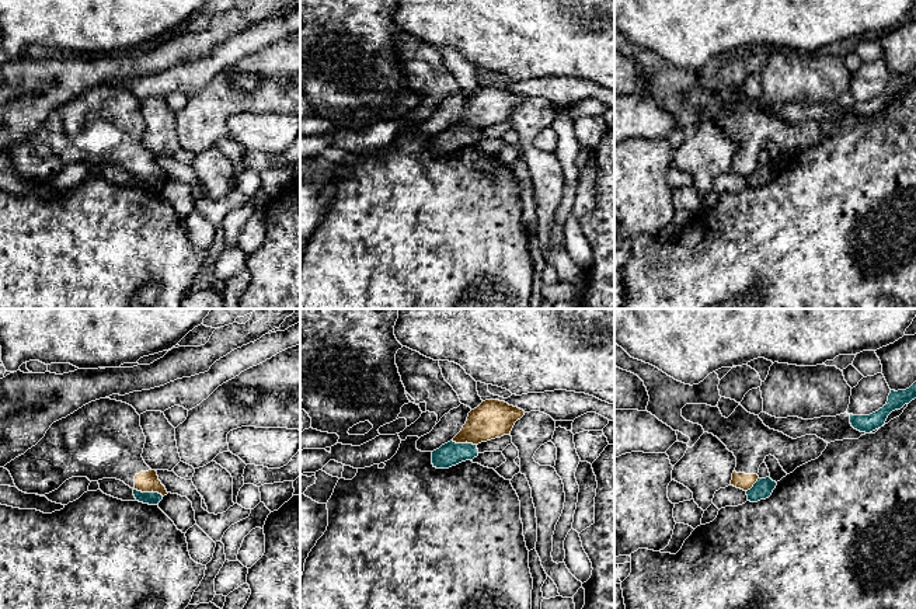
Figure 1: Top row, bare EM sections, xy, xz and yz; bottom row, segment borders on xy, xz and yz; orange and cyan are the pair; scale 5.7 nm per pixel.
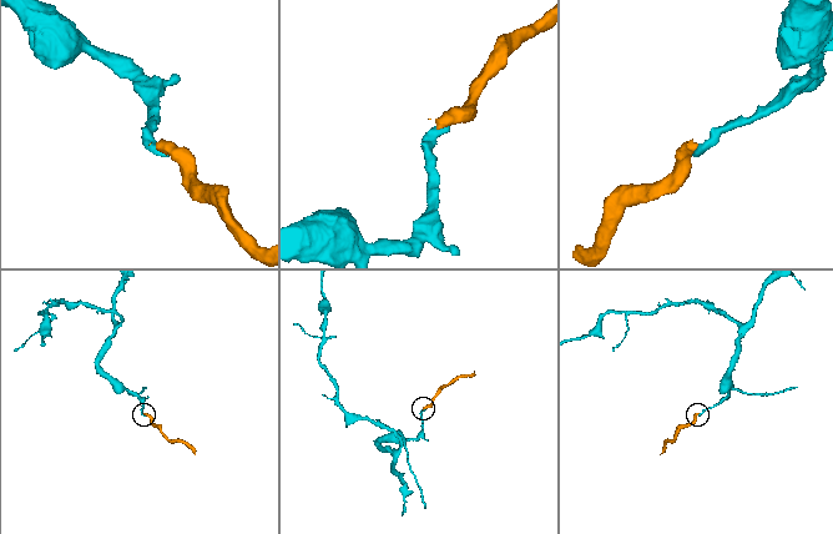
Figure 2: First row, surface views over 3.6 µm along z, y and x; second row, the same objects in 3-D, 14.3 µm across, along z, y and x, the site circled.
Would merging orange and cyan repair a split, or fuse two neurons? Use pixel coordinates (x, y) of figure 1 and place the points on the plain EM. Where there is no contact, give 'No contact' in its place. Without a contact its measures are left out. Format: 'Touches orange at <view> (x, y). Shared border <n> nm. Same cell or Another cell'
Touches orange at xy (149, 177). Shared border 180 nm. Another cell

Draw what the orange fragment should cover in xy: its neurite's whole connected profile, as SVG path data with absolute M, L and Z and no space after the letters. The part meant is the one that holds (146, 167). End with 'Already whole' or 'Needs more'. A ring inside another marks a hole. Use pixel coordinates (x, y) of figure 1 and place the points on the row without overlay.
M100 84L50 111L45 122L4 152L15 173L45 181L72 163L116 164L142 178L167 181L143 146L140 101L122 87Z. Needs more

